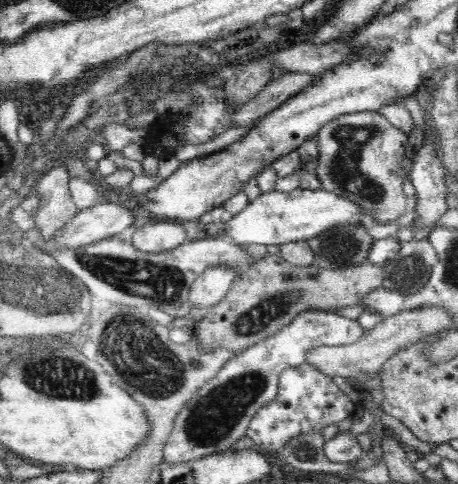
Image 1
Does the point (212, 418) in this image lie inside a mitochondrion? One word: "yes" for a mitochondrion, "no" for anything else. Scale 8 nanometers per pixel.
yes

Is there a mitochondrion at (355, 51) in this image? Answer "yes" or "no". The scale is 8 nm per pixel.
no

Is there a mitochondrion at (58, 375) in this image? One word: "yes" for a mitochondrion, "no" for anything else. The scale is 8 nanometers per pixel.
yes

